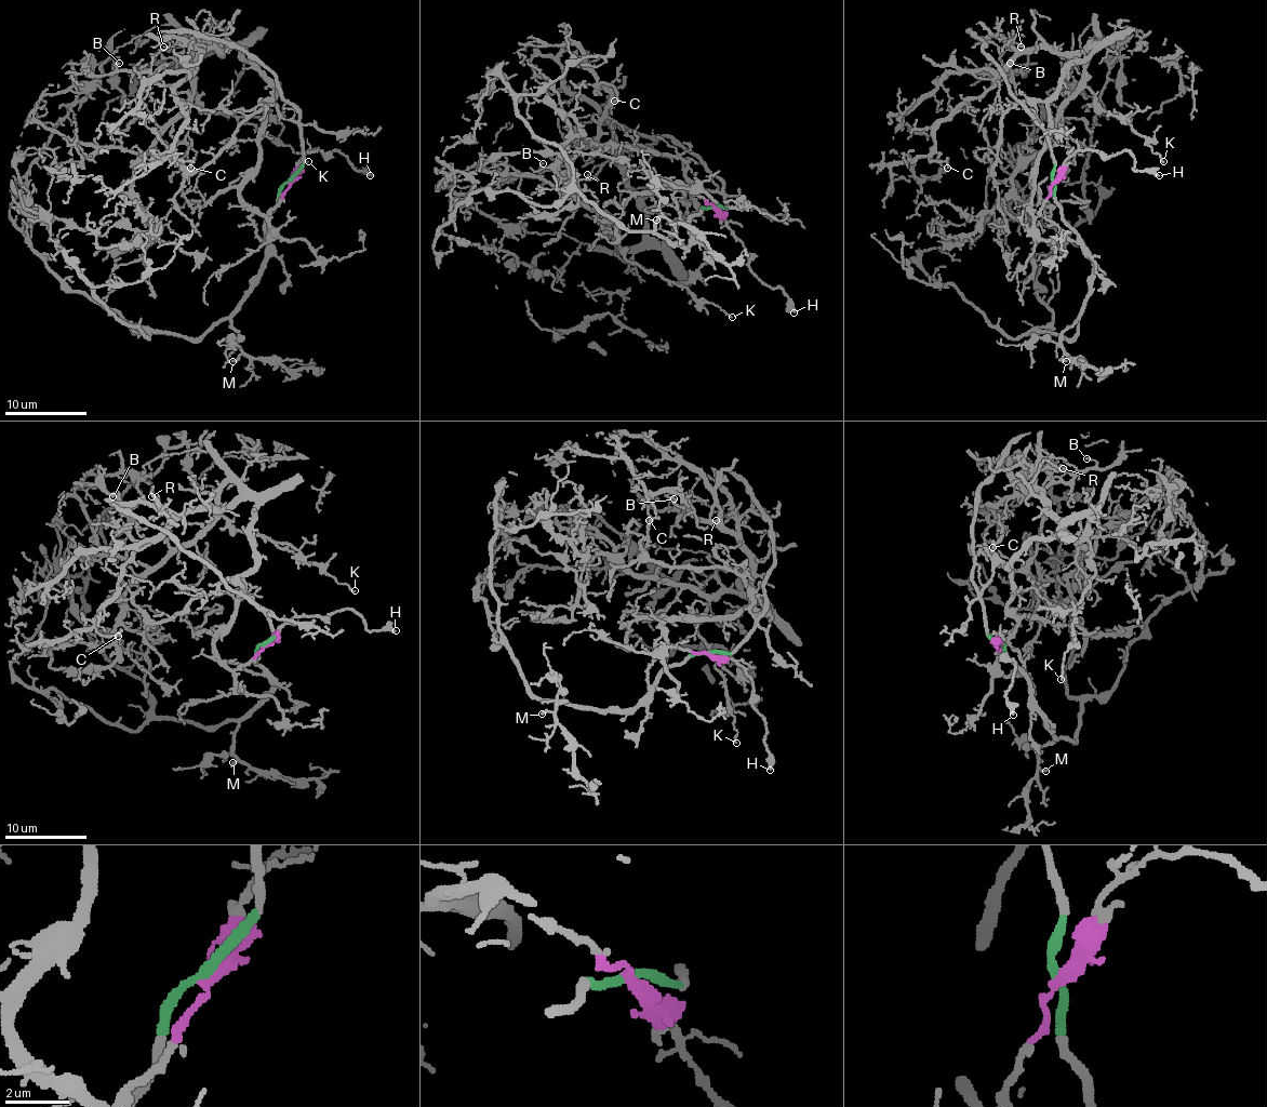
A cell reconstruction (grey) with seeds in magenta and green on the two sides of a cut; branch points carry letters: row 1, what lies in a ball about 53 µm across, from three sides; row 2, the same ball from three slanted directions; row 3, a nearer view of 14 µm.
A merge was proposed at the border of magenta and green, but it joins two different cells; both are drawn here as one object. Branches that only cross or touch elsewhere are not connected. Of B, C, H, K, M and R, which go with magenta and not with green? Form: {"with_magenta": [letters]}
{"with_magenta": ["B", "C", "H", "K", "R"]}

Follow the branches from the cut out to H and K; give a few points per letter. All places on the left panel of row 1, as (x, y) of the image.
H: (290, 181), (296, 164), (308, 150), (319, 150), (324, 157), (337, 150), (358, 171), (370, 175)
K: (290, 181), (263, 216), (242, 200), (274, 87), (239, 52), (203, 43), (198, 105), (308, 160)

